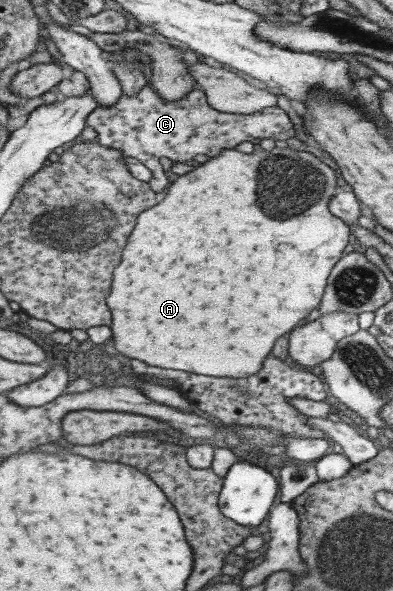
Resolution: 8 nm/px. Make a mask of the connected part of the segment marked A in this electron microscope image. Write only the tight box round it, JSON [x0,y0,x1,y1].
[110,146,350,379]

